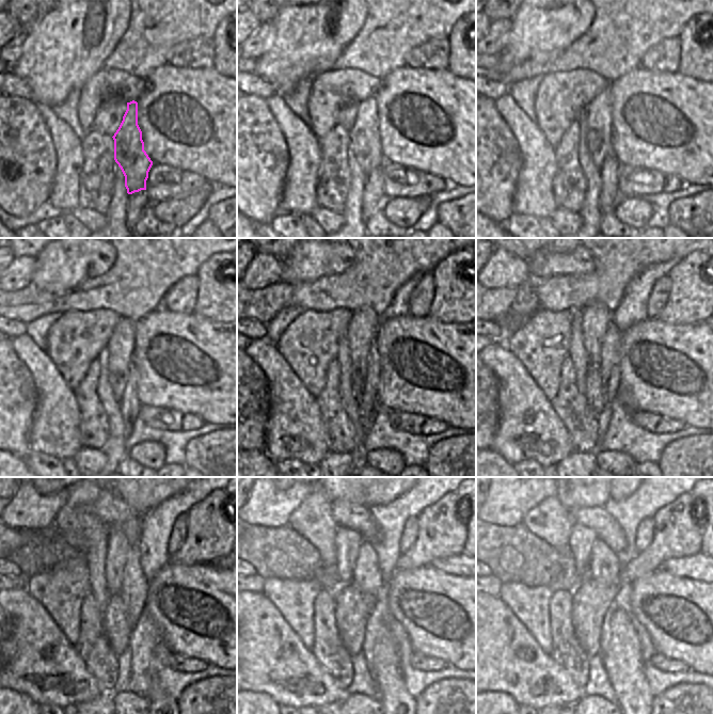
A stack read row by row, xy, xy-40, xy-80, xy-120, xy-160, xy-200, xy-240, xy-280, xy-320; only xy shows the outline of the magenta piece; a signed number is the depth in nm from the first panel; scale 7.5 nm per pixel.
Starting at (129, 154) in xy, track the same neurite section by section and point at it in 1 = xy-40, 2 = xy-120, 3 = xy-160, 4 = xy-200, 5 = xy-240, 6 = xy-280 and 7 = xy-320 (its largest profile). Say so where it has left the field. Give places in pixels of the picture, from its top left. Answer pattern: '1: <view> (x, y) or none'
1: xy-40 (364, 138)
2: xy-120 (120, 346)
3: xy-160 (361, 331)
4: xy-200 (596, 317)
5: xy-240 (117, 549)
6: xy-280 (347, 541)
7: xy-320 (581, 541)

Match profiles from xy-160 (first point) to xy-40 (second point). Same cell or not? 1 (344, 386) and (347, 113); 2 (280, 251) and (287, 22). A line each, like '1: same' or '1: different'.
1: different
2: different

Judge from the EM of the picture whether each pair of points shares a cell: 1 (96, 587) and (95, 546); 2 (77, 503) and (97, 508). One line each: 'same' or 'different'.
1: same
2: different

